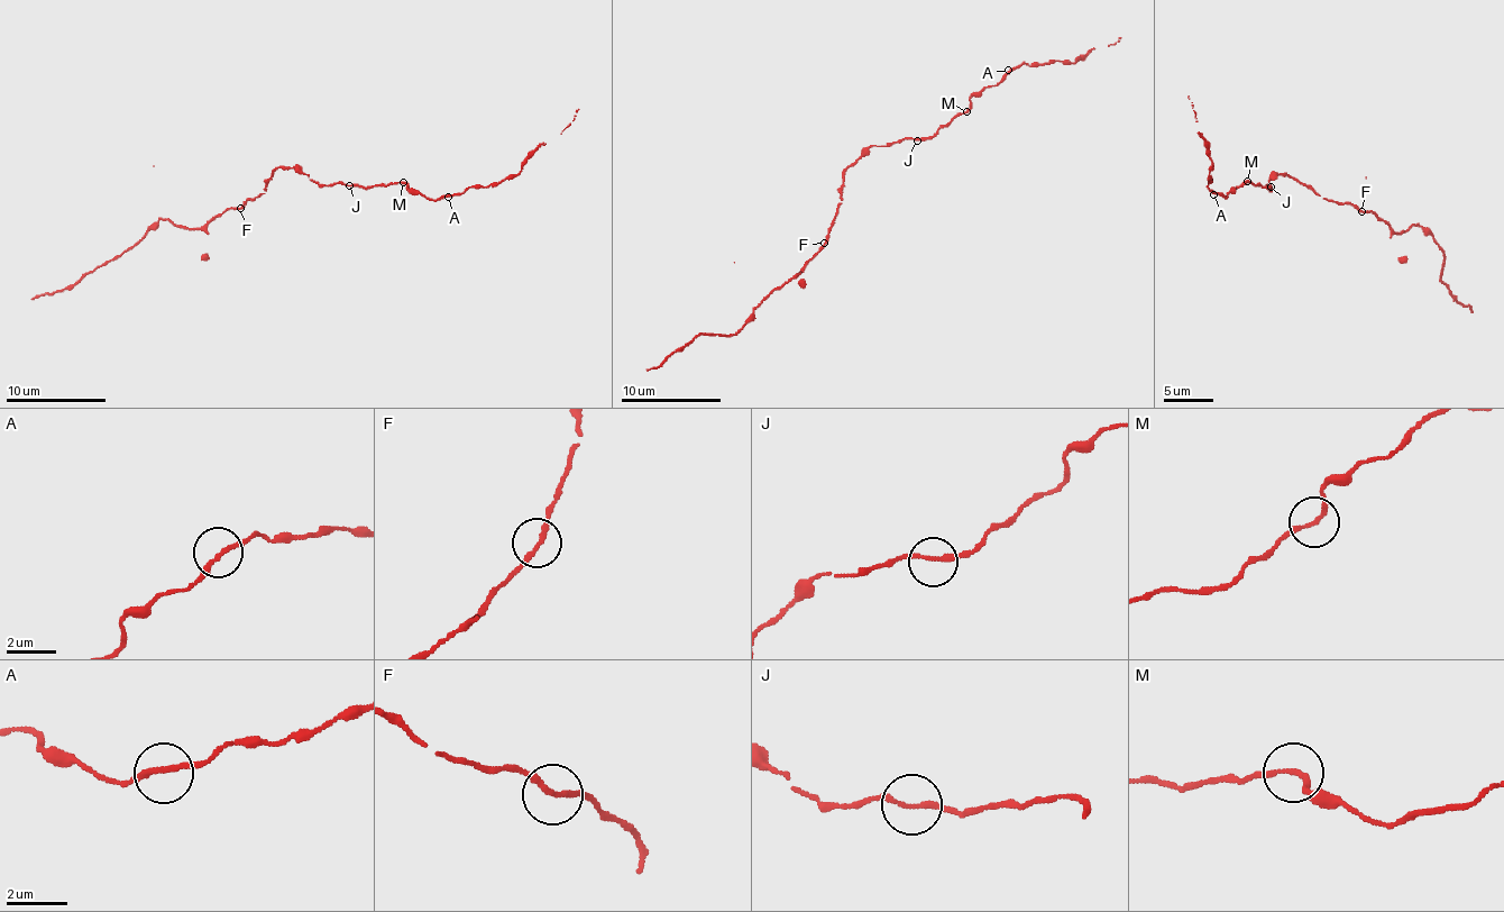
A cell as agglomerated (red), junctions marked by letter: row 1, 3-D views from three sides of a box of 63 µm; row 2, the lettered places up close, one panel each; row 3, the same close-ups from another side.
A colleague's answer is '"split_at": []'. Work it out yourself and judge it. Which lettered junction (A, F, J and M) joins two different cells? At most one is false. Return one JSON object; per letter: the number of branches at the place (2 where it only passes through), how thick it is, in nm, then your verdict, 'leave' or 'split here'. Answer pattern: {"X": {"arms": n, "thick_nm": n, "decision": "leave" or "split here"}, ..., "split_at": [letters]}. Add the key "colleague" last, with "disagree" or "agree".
{"A": {"arms": 2, "thick_nm": 180, "decision": "leave"}, "F": {"arms": 2, "thick_nm": 180, "decision": "leave"}, "J": {"arms": 2, "thick_nm": 170, "decision": "leave"}, "M": {"arms": 2, "thick_nm": 170, "decision": "leave"}, "split_at": [], "colleague": "agree"}

